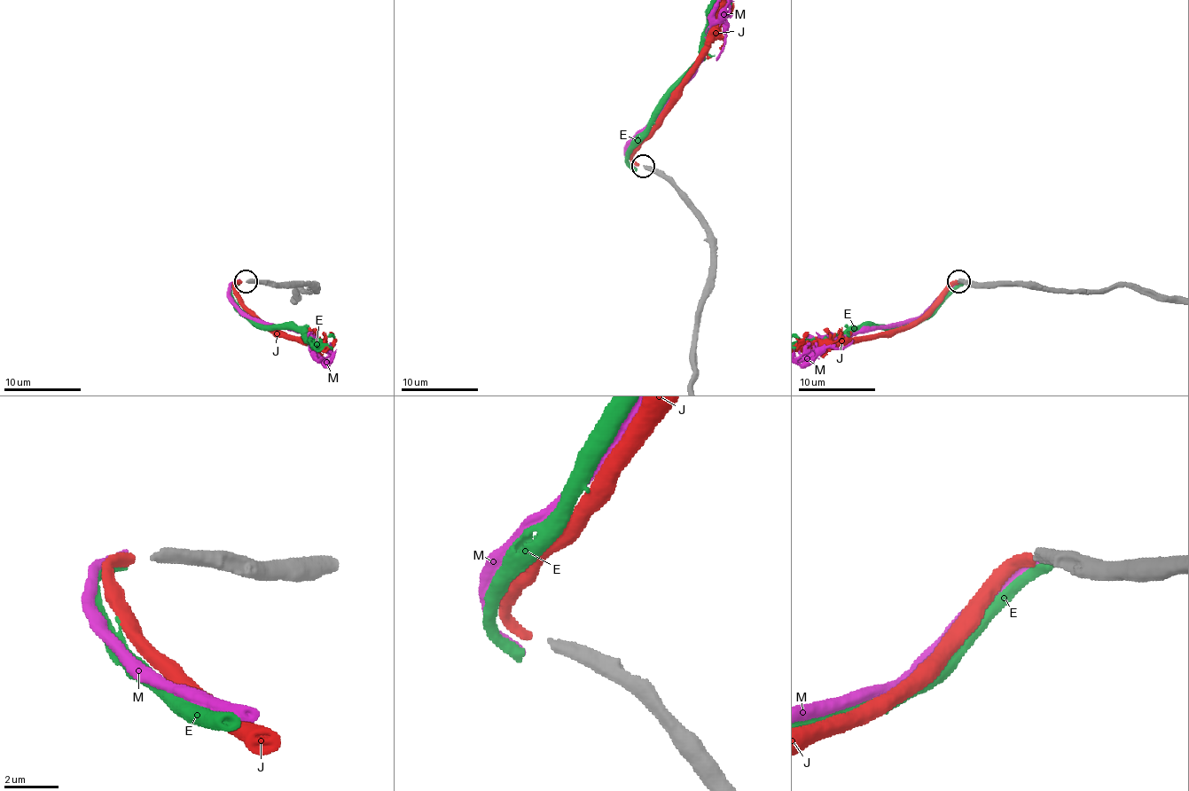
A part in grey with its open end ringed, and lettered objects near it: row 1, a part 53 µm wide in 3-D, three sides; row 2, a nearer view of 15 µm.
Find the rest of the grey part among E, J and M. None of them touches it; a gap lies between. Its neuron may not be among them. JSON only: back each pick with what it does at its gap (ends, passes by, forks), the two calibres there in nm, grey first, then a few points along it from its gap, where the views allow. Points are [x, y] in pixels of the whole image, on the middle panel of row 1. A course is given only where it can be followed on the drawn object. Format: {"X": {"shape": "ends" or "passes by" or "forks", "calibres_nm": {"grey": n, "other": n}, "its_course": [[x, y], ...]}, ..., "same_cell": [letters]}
{"same_cell": []}

